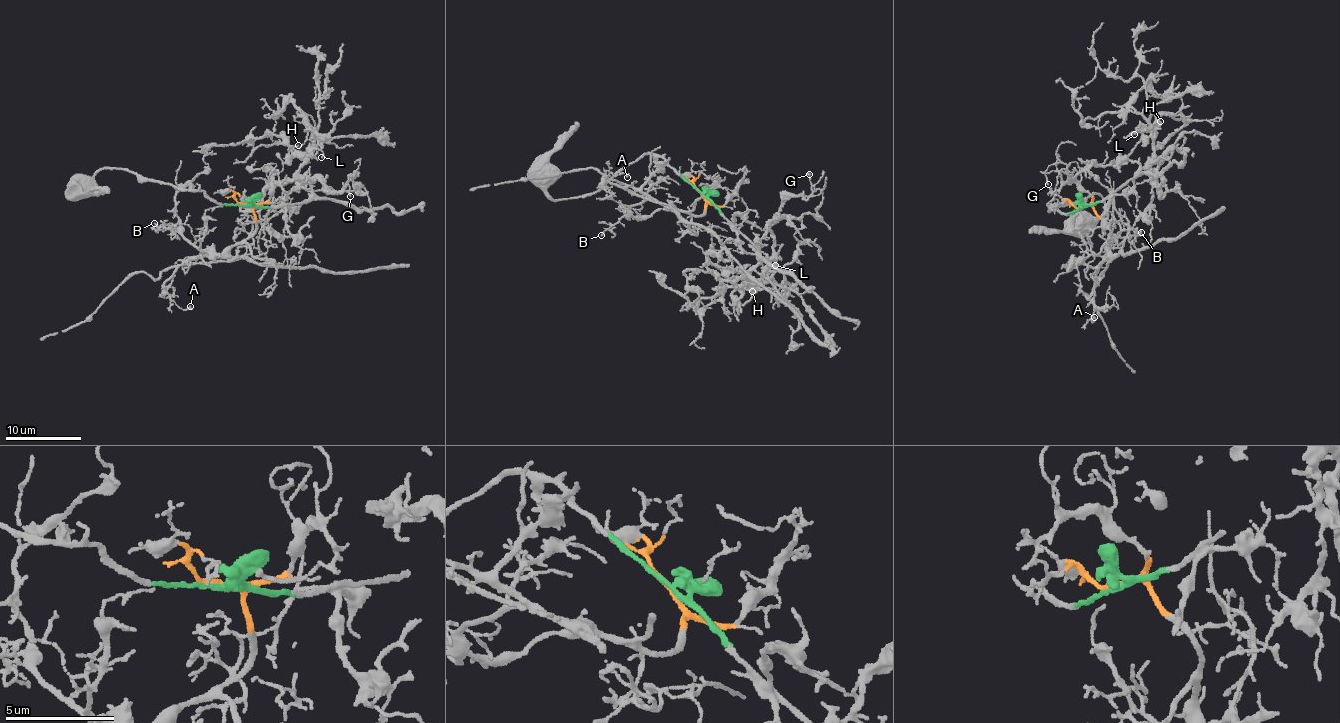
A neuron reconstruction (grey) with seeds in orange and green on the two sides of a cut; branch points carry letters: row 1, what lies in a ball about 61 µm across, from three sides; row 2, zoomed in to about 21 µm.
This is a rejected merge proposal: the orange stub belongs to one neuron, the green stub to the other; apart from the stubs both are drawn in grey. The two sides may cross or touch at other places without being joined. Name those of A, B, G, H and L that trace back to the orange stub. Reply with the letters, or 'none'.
A, B

